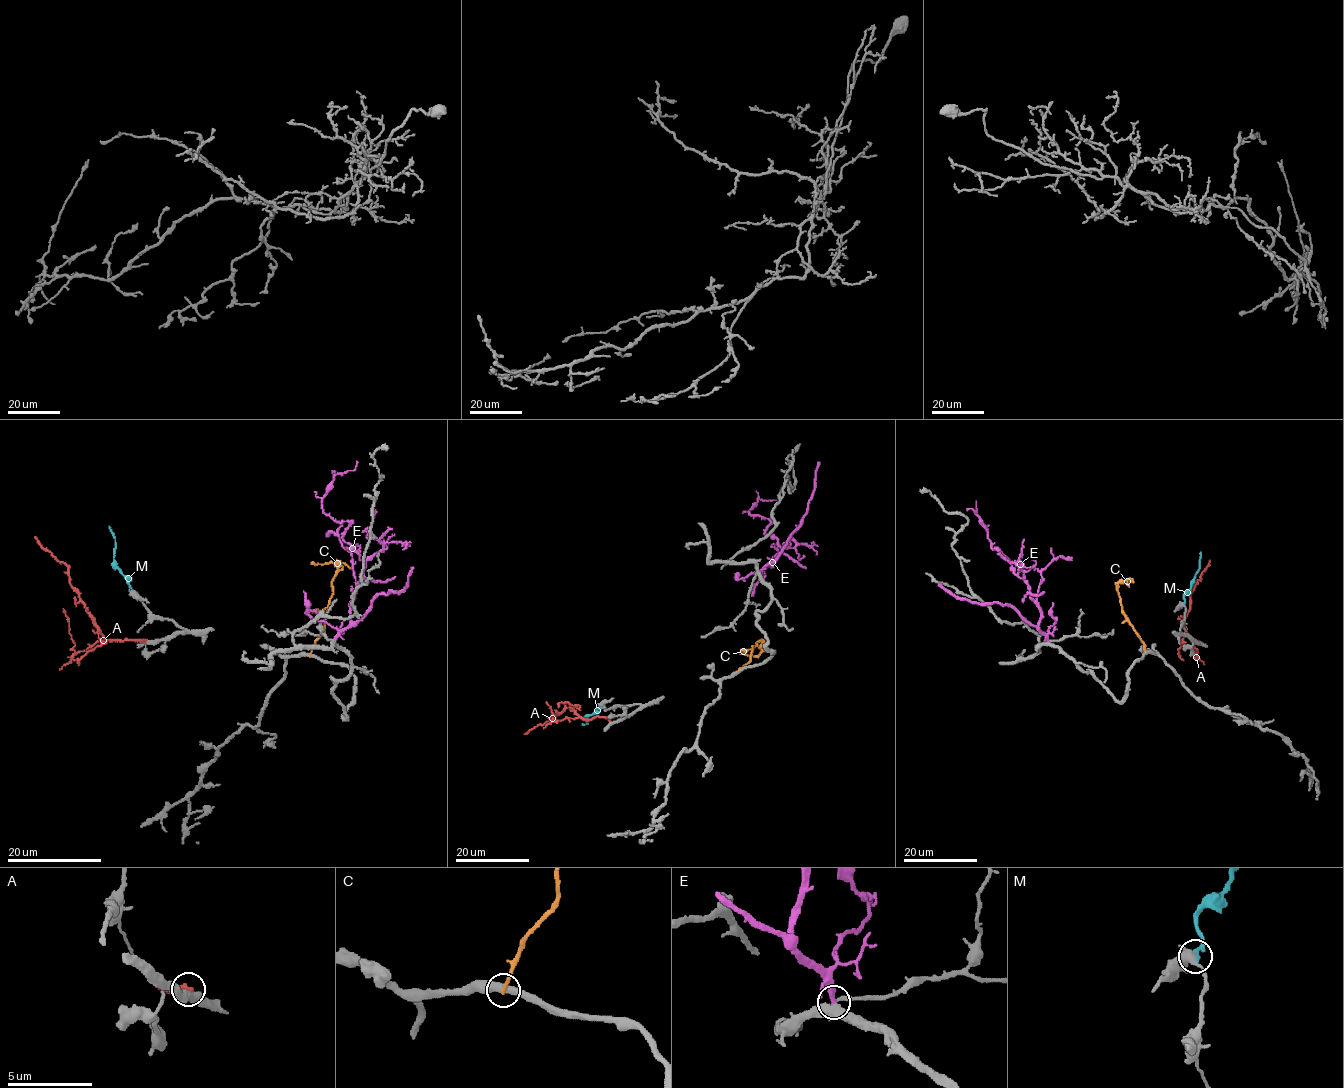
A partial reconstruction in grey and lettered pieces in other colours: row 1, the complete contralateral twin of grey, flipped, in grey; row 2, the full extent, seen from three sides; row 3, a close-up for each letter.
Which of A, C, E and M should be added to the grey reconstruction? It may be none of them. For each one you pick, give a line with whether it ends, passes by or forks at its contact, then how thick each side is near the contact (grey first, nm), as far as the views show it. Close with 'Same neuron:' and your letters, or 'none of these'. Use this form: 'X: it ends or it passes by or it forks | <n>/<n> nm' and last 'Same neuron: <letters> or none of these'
E: it ends | 400/400 nm
M: it ends | 480/320 nm
Same neuron: E, M

